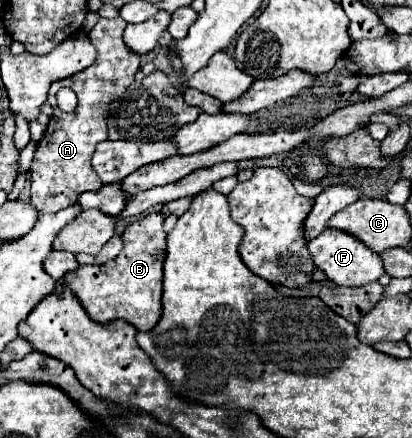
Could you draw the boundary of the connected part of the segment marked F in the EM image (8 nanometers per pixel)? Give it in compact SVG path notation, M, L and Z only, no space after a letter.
M326 228L318 238L308 242L308 250L316 268L320 268L326 274L326 278L336 286L364 286L368 282L376 282L384 274L380 256L376 252L370 252L360 240L346 232Z

